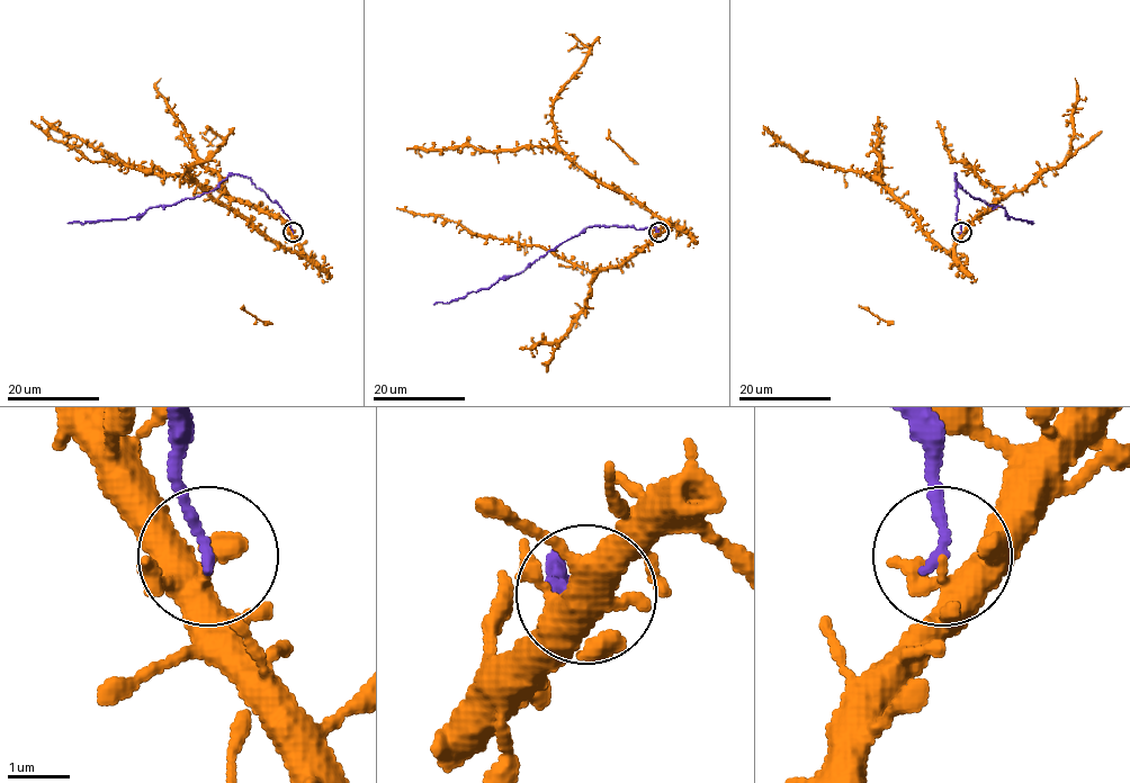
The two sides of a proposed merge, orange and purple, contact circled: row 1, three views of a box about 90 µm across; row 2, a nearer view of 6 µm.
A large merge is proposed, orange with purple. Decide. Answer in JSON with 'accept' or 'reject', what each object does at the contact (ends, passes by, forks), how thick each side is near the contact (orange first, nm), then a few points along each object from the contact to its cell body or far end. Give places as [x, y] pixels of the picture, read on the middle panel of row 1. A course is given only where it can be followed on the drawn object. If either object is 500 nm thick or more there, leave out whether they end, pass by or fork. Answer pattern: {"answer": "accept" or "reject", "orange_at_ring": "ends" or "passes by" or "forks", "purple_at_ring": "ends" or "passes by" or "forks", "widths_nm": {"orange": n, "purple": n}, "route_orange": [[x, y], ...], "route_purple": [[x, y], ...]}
{"answer": "reject", "orange_at_ring": "forks", "purple_at_ring": "ends", "widths_nm": {"orange": 200, "purple": 160}, "route_orange": [[658, 232], [660, 219], [619, 191], [601, 185], [554, 146], [493, 151], [471, 146], [406, 149]], "route_purple": [[658, 232], [655, 227], [589, 226], [523, 271], [499, 279], [489, 288], [467, 293], [448, 303], [433, 304]]}

